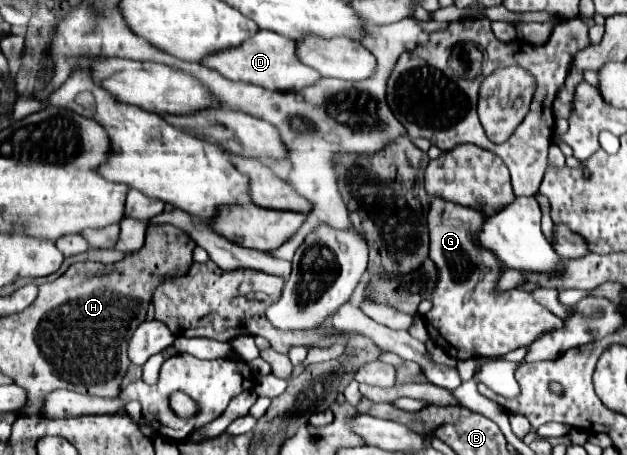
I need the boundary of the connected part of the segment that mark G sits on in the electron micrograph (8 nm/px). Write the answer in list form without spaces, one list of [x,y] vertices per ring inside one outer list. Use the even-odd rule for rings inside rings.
[[[432,199],[428,211],[428,229],[430,229],[430,259],[438,269],[436,285],[430,293],[432,309],[424,315],[426,329],[436,345],[440,345],[454,359],[474,359],[474,357],[500,357],[518,347],[524,347],[544,333],[552,333],[564,327],[564,321],[542,307],[532,291],[526,289],[506,289],[498,291],[498,281],[504,271],[504,263],[492,251],[486,251],[478,245],[478,231],[488,215],[482,209],[464,207],[446,199]]]

